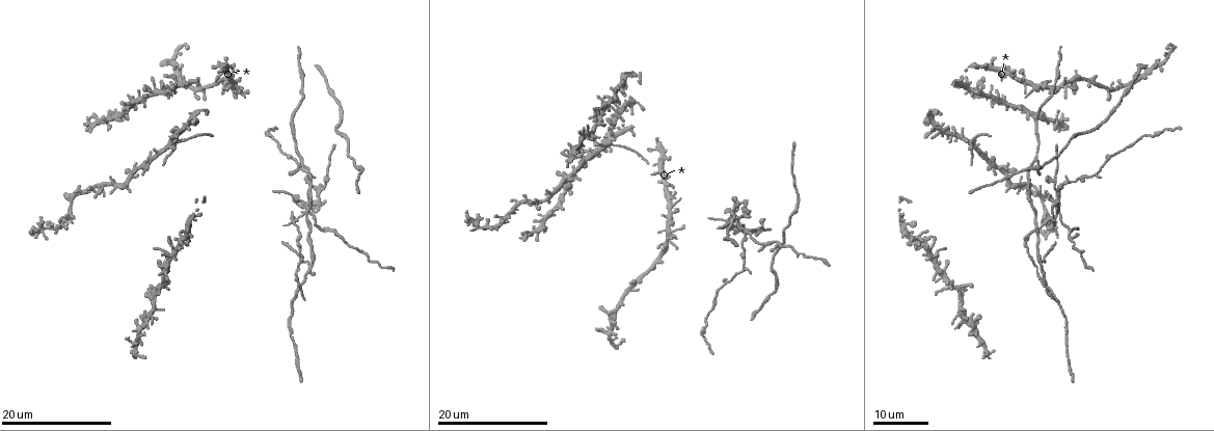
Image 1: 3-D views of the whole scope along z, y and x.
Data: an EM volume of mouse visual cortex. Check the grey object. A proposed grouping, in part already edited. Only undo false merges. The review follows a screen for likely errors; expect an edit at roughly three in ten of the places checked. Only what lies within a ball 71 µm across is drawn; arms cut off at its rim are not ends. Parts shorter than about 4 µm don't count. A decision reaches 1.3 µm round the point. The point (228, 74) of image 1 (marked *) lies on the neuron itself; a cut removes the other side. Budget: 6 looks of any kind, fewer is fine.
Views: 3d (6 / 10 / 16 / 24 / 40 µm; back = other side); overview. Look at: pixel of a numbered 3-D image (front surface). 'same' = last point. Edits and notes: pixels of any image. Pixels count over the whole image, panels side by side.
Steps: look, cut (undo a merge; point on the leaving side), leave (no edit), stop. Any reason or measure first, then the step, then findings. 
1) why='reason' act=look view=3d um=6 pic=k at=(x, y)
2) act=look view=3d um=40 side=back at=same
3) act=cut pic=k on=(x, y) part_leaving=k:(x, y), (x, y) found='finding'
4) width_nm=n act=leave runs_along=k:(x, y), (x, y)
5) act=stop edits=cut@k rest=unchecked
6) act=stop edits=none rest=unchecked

why='three-way junction' act=look view=3d um=16 pic=1 at=(671, 231)

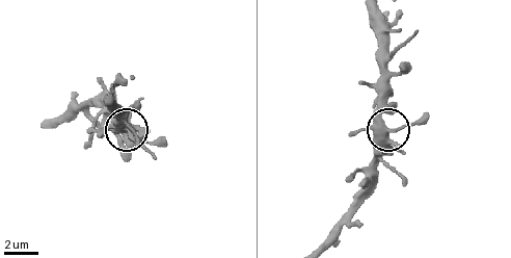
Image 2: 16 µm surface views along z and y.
act=look view=3d um=10 pic=2 at=(392, 129)

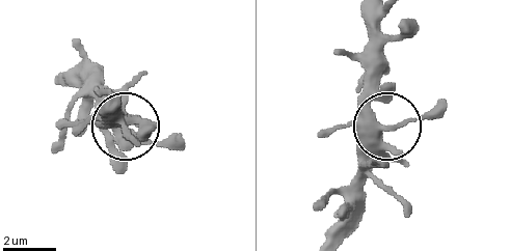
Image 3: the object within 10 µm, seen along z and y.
side_arm_um=32 act=leave runs_along=3:(366, 15), (366, 94), (382, 135), (355, 172) found='continuous, no second neuron'

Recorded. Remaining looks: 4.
why='four-way junction' act=look view=3d um=24 pic=1 at=(1047, 285)

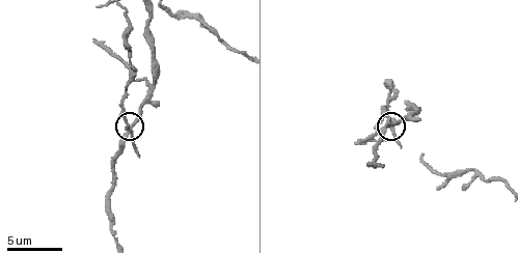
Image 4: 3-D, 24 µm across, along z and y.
act=look view=3d um=10 pic=4 at=(388, 123)

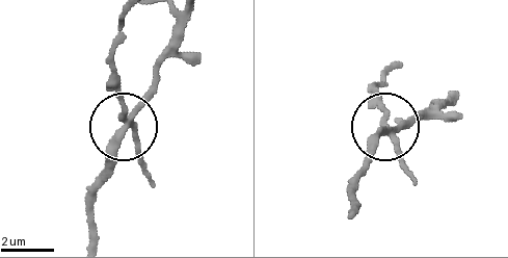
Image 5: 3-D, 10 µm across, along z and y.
arms=4 act=cut pic=5 on=(119, 89) part_leaving=5:(125, 118), (111, 65), (111, 44), (125, 18) found='a second neuron is stuck on'

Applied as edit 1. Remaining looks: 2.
act=stop edits=cut@5 rest=unchecked

